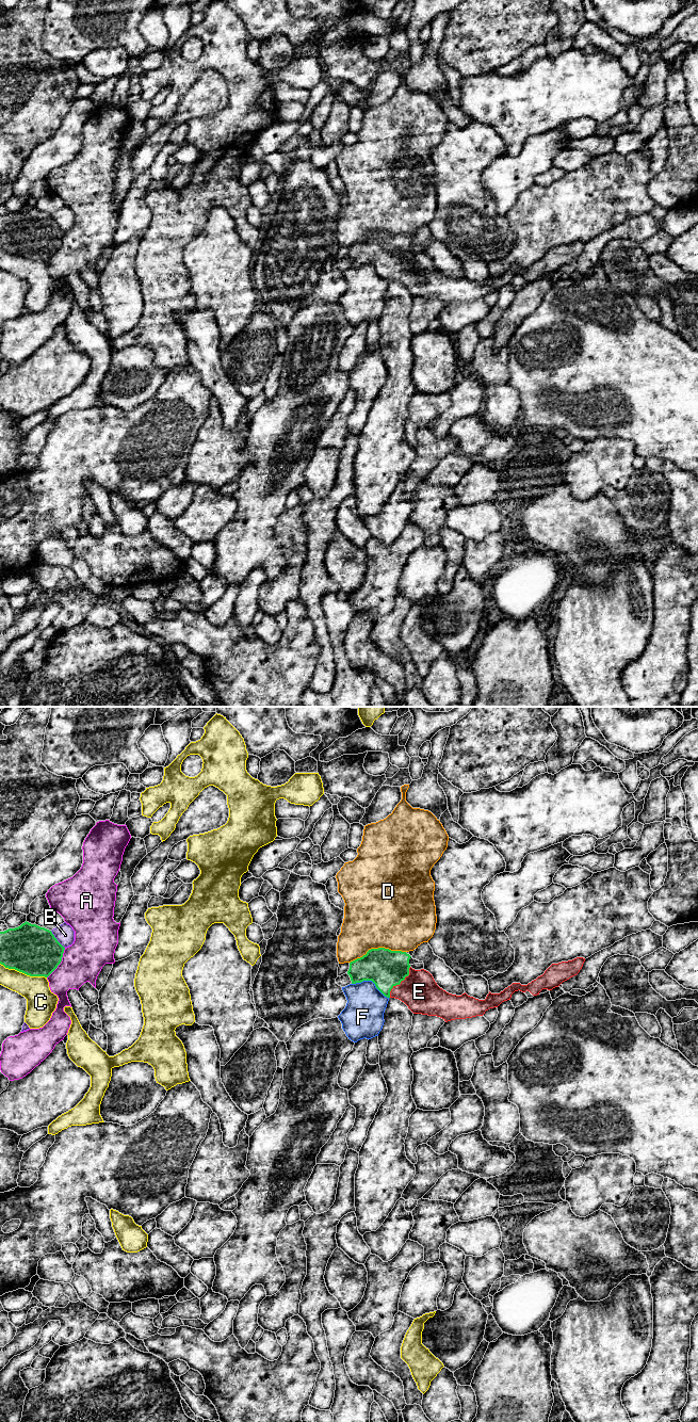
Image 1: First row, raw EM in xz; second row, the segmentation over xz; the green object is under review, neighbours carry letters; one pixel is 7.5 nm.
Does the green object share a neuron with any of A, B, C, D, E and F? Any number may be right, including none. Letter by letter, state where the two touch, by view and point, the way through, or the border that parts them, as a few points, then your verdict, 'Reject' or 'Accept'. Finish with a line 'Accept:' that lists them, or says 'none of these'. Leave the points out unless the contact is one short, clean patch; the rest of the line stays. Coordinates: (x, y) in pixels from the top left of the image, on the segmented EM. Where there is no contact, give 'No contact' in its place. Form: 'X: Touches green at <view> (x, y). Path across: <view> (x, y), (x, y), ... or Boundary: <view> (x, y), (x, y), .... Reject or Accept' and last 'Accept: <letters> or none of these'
A: Touches green at xz (60, 963). Reject
B: Touches green at xz (57, 939). Reject
C: Touches green at xz (23, 972). Reject
D: Touches green at xz (378, 948). Reject
E: Touches green at xz (400, 983). Path across: xz (386, 968), (400, 983), (405, 983), (419, 991). Accept
F: Touches green at xz (371, 980). Reject
Accept: E

